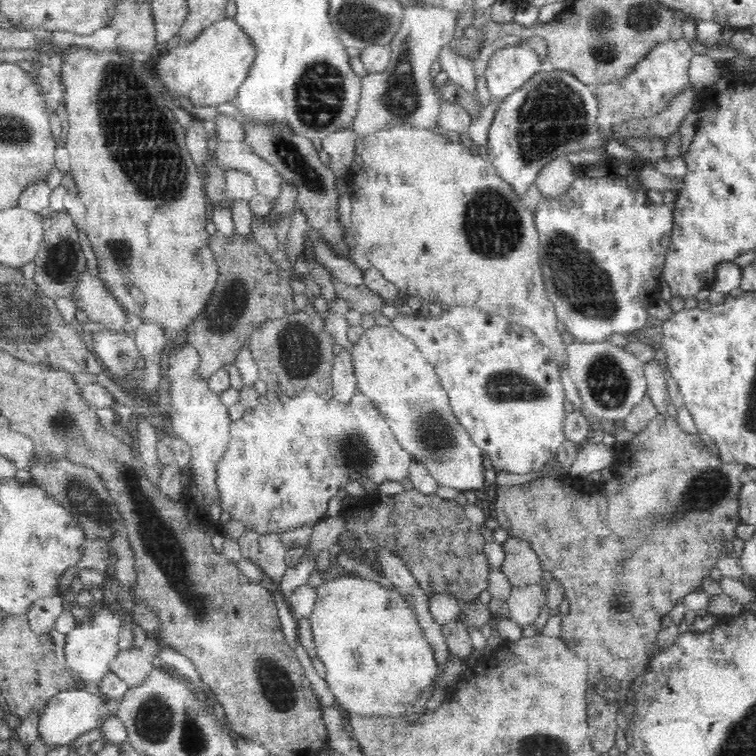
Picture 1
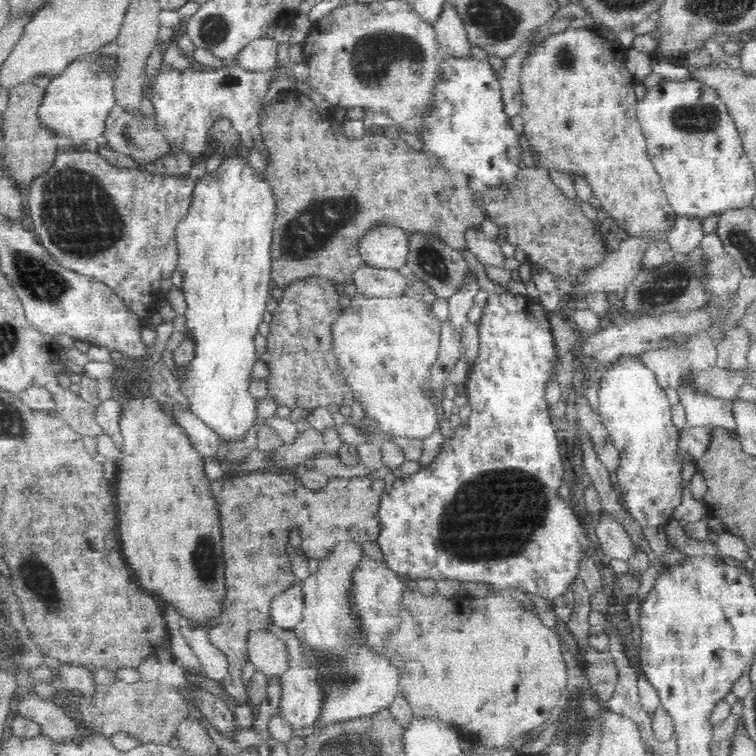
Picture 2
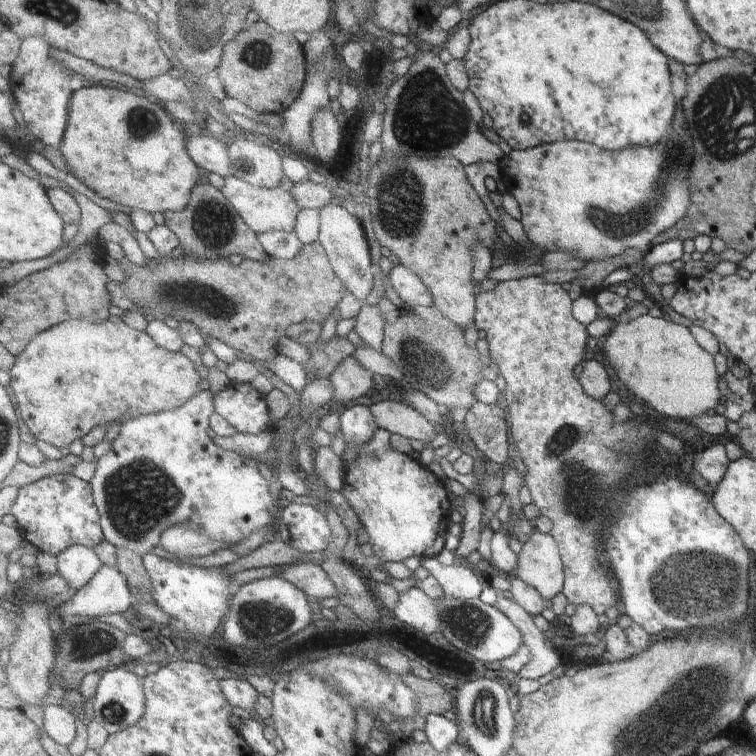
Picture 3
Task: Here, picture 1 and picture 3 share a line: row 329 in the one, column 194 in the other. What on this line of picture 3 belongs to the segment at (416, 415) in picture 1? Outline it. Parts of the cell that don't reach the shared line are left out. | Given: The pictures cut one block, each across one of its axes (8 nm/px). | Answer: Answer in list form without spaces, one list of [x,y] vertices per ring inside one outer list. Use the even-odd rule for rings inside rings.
[[[72,319],[36,335],[9,373],[10,386],[28,430],[36,439],[62,448],[83,440],[99,426],[111,428],[115,422],[122,425],[141,414],[161,414],[181,408],[203,391],[200,380],[204,376],[200,372],[183,352],[169,352],[146,331],[136,330],[123,321],[117,324],[111,320],[92,323],[87,319]]]

